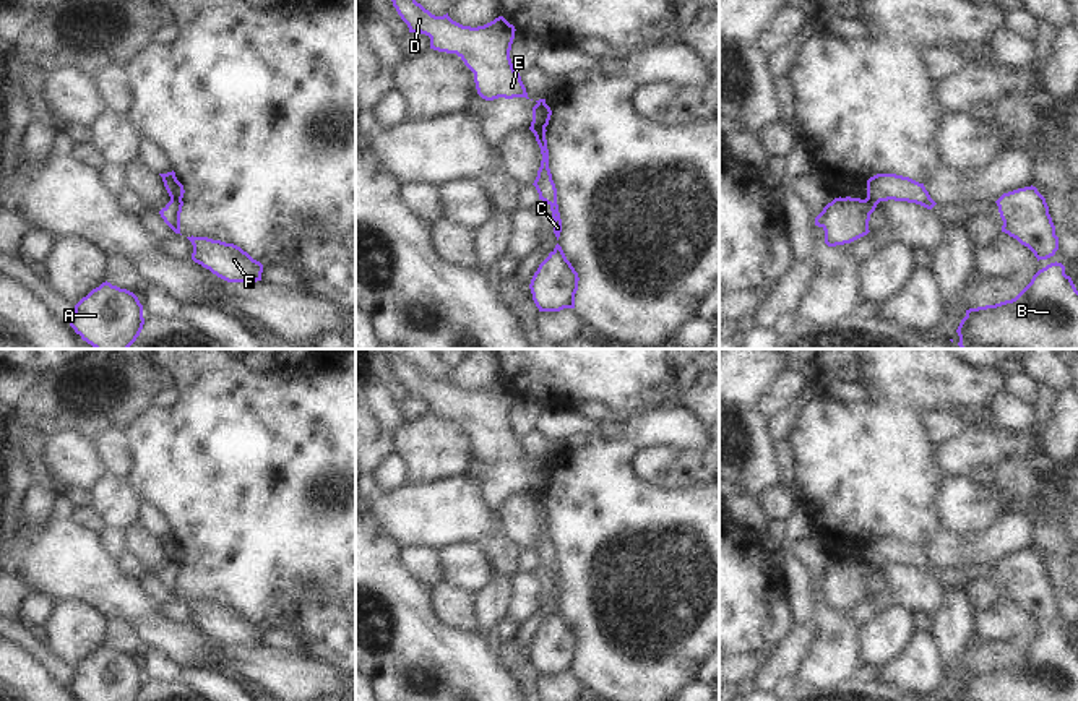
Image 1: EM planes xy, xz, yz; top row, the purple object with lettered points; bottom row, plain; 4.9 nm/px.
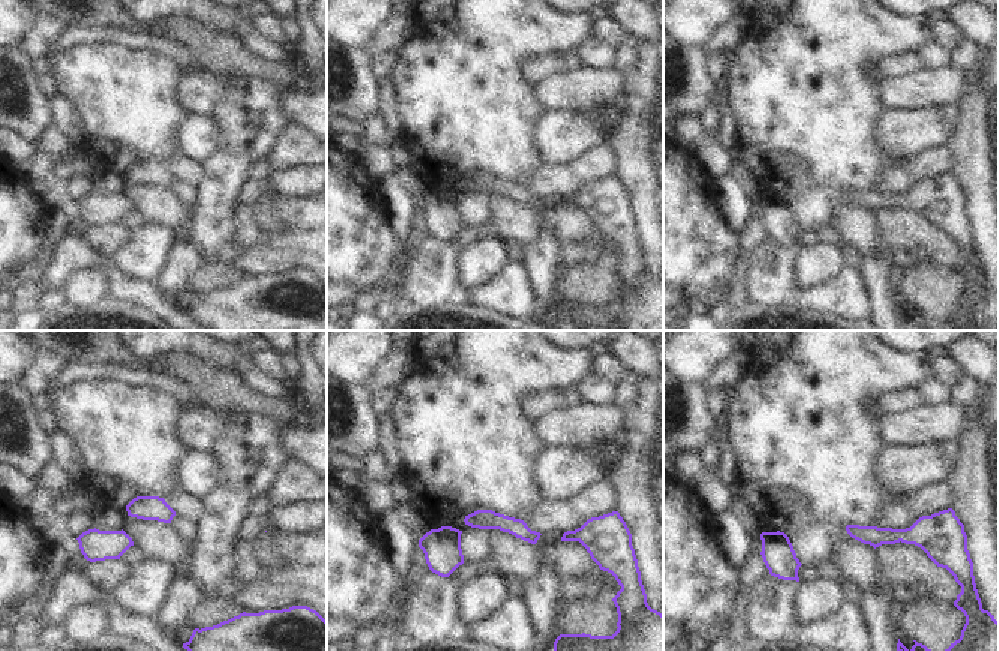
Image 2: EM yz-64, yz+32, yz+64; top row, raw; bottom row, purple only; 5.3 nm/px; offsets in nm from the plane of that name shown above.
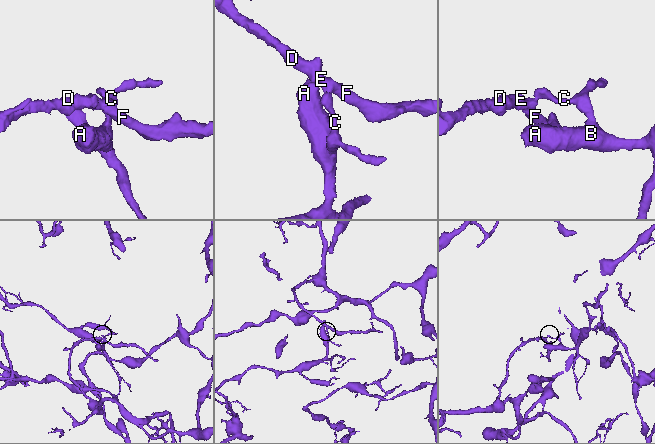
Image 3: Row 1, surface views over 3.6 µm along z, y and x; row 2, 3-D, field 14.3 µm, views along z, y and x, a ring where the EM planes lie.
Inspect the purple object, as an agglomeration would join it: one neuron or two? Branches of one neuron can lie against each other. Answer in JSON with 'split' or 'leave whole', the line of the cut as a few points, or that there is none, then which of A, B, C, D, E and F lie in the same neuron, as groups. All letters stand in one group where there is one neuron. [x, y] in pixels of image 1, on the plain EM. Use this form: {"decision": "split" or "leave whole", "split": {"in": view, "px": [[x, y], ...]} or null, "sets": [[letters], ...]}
{"decision": "split", "split": {"in": "xy", "px": [[171, 562], [181, 563]]}, "sets": [["A", "B", "C"], ["D", "E", "F"]]}

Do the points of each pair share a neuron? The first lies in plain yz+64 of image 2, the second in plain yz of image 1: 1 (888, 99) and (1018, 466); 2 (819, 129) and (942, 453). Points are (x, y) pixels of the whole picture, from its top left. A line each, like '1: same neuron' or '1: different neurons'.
1: different neurons
2: different neurons

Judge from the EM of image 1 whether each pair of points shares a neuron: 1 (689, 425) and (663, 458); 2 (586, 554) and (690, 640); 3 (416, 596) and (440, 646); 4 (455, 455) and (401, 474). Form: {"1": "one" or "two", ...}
{"1": "two", "2": "one", "3": "one", "4": "two"}

